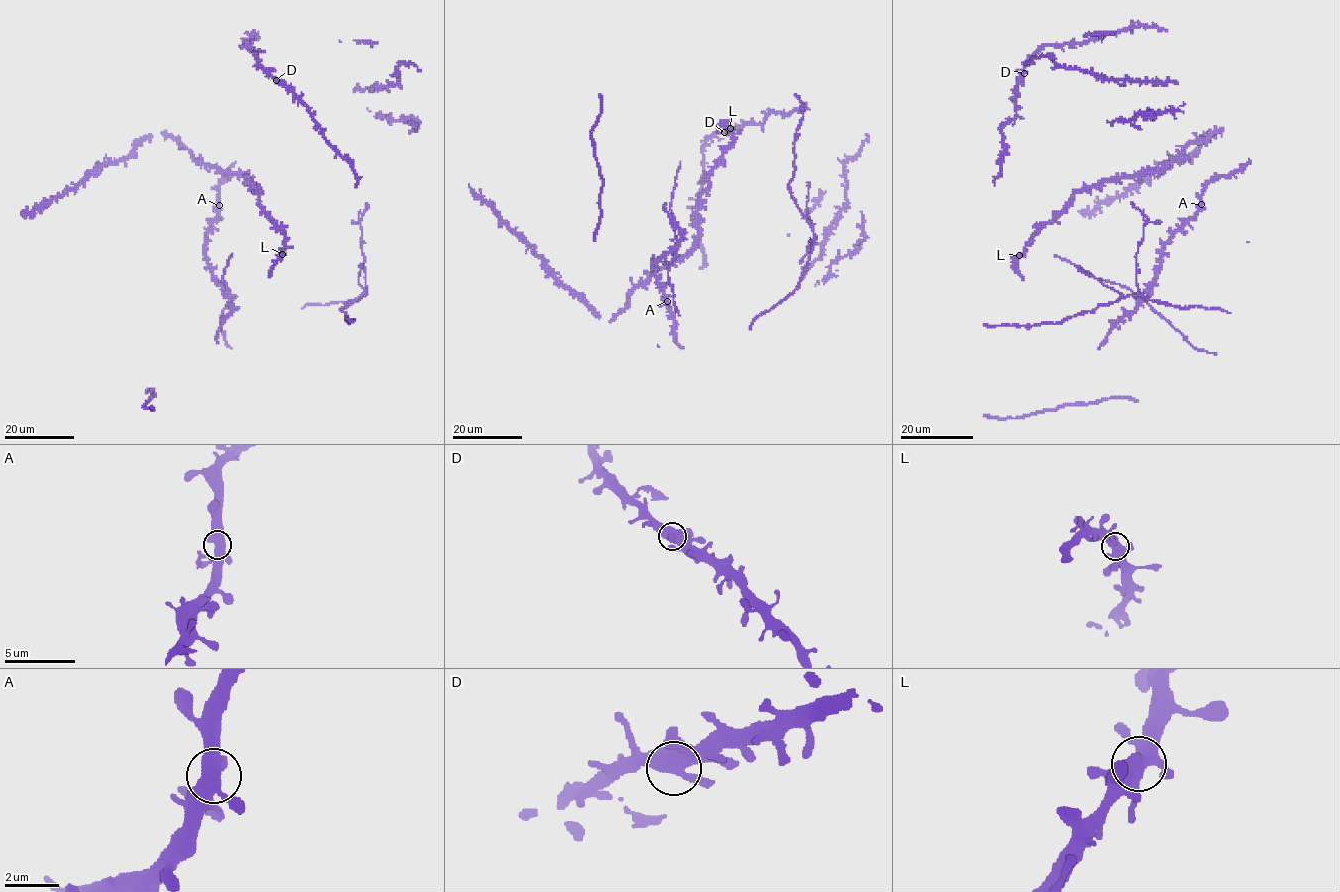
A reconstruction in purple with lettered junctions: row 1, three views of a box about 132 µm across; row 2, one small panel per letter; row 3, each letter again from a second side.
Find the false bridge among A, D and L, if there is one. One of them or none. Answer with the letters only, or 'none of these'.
none of these

